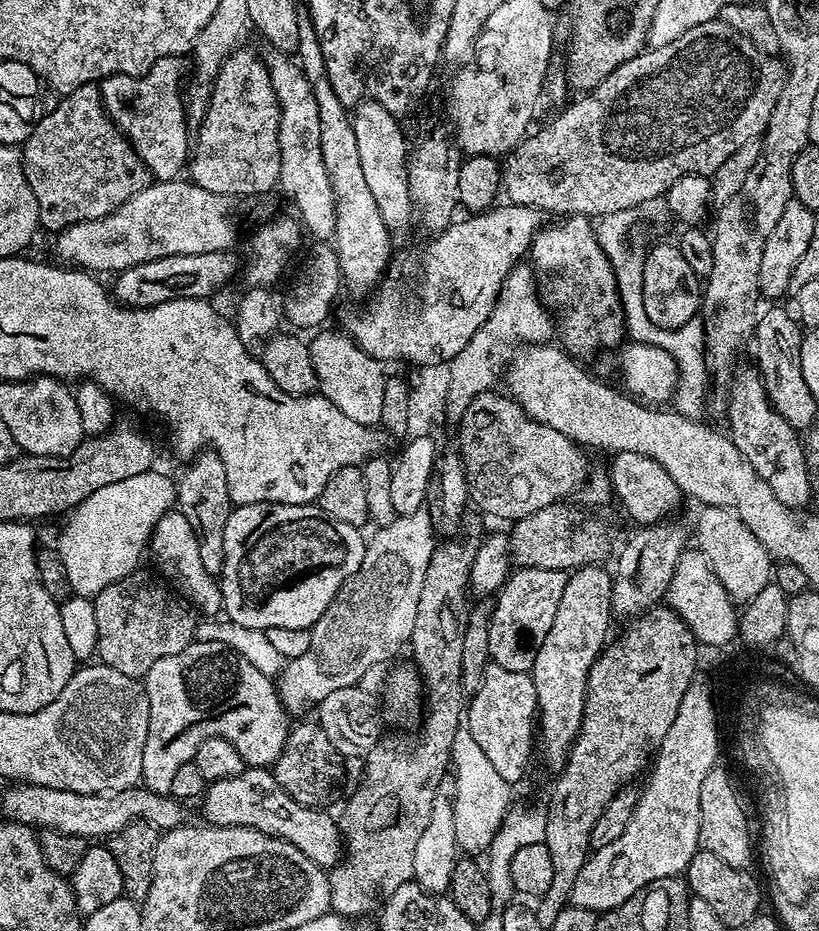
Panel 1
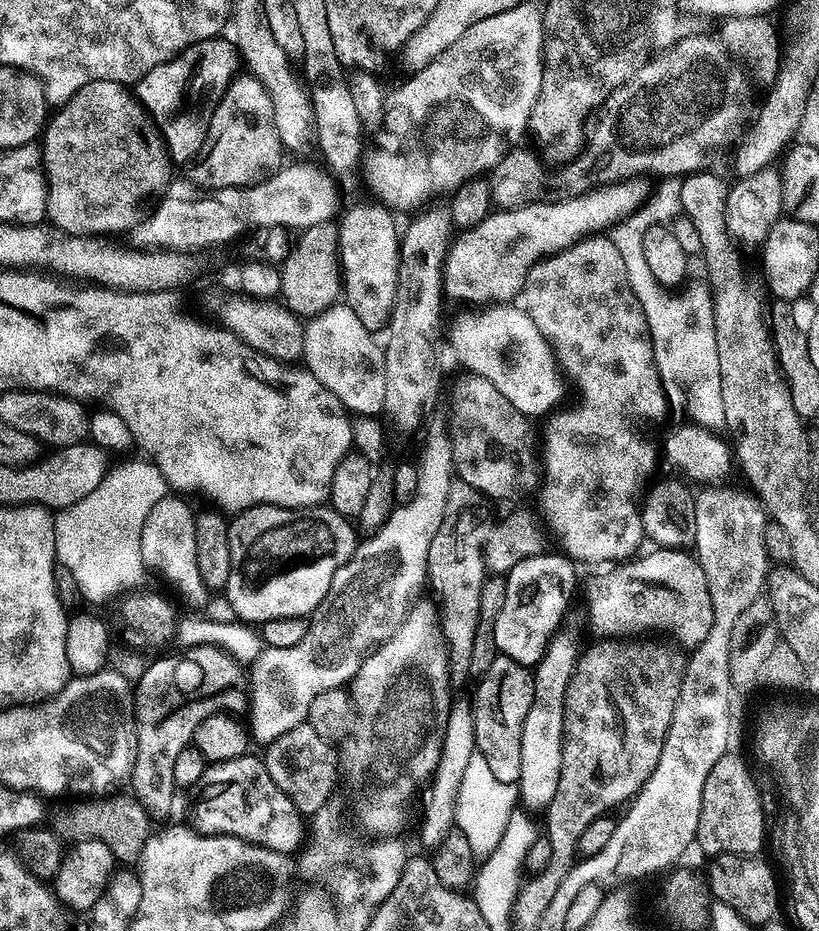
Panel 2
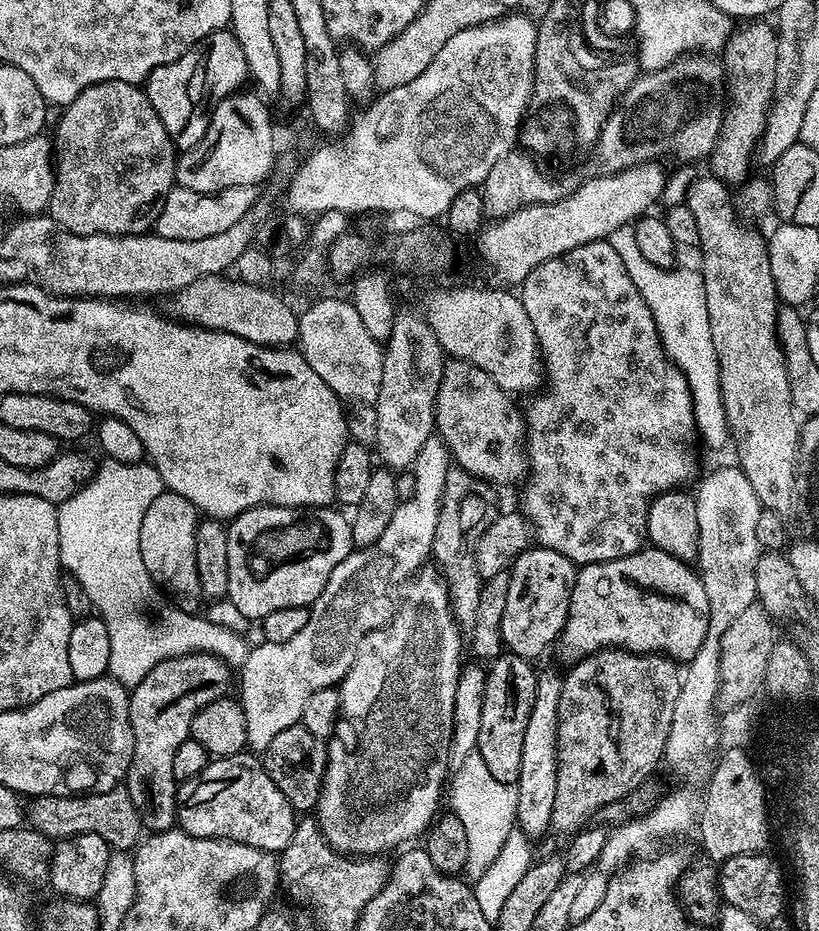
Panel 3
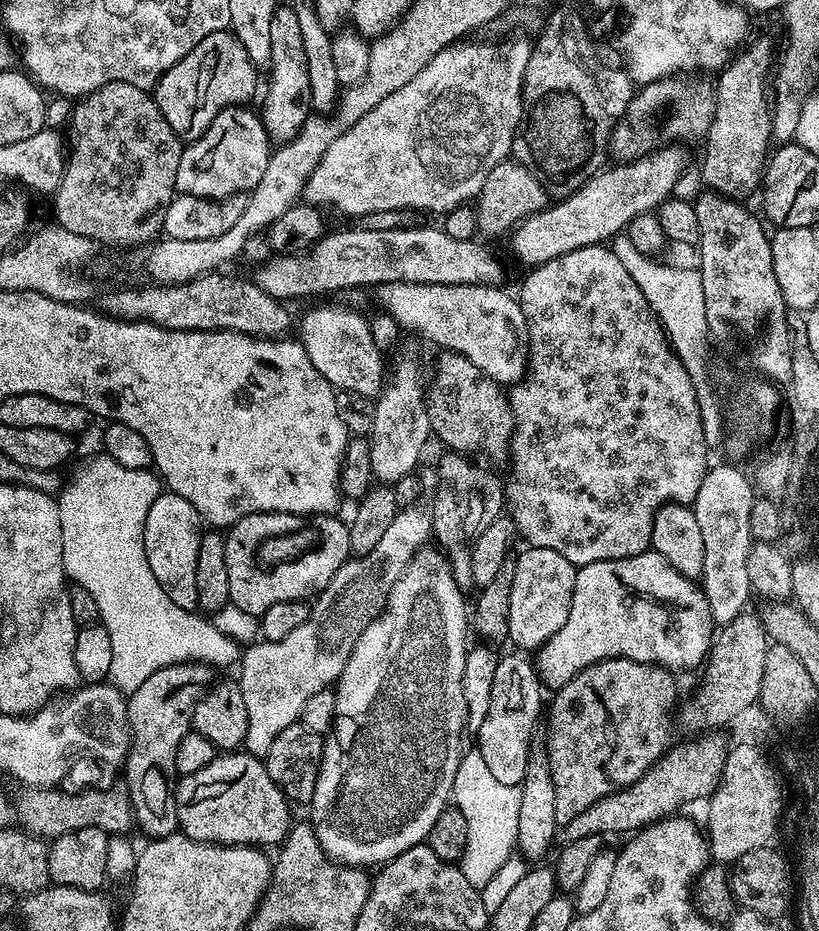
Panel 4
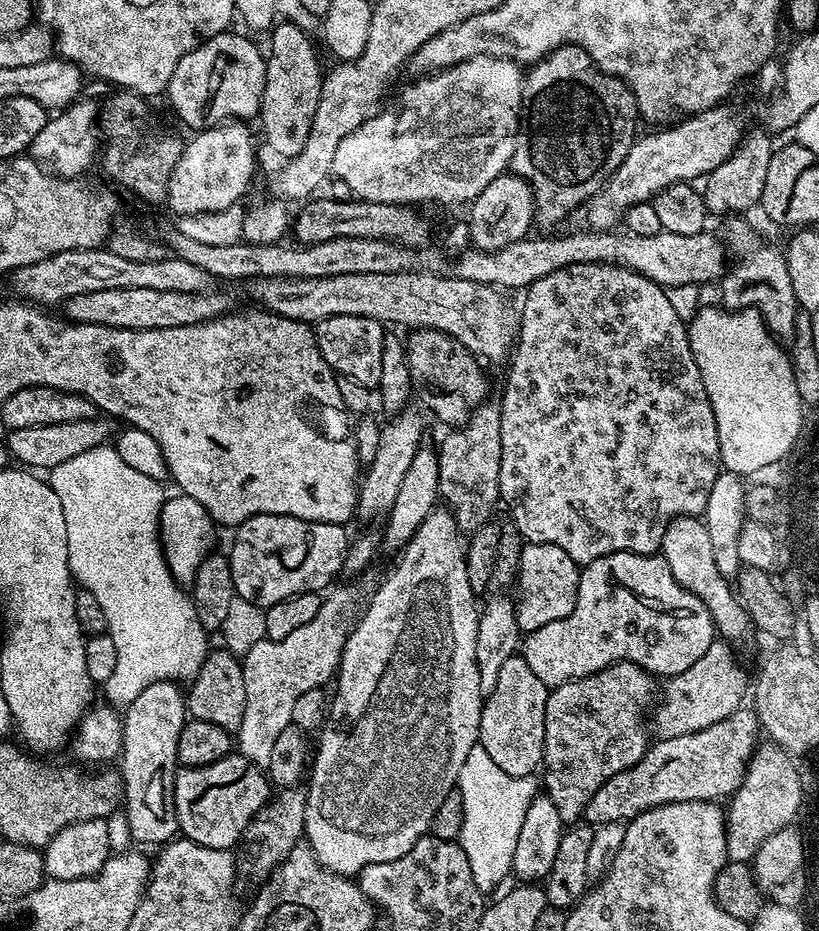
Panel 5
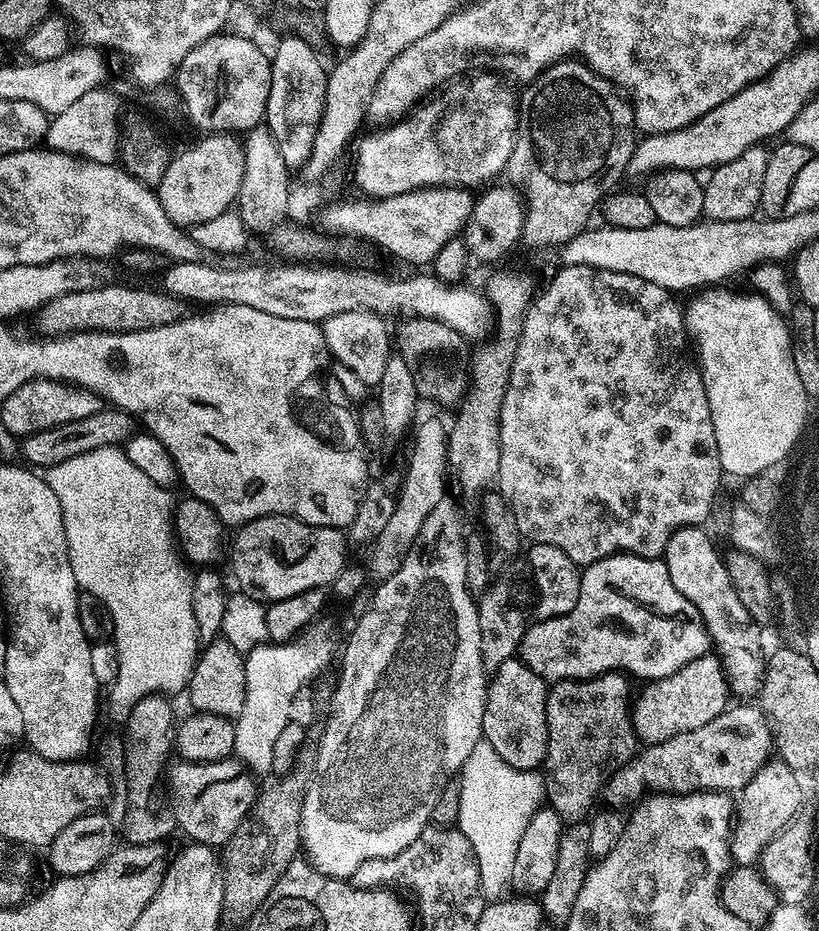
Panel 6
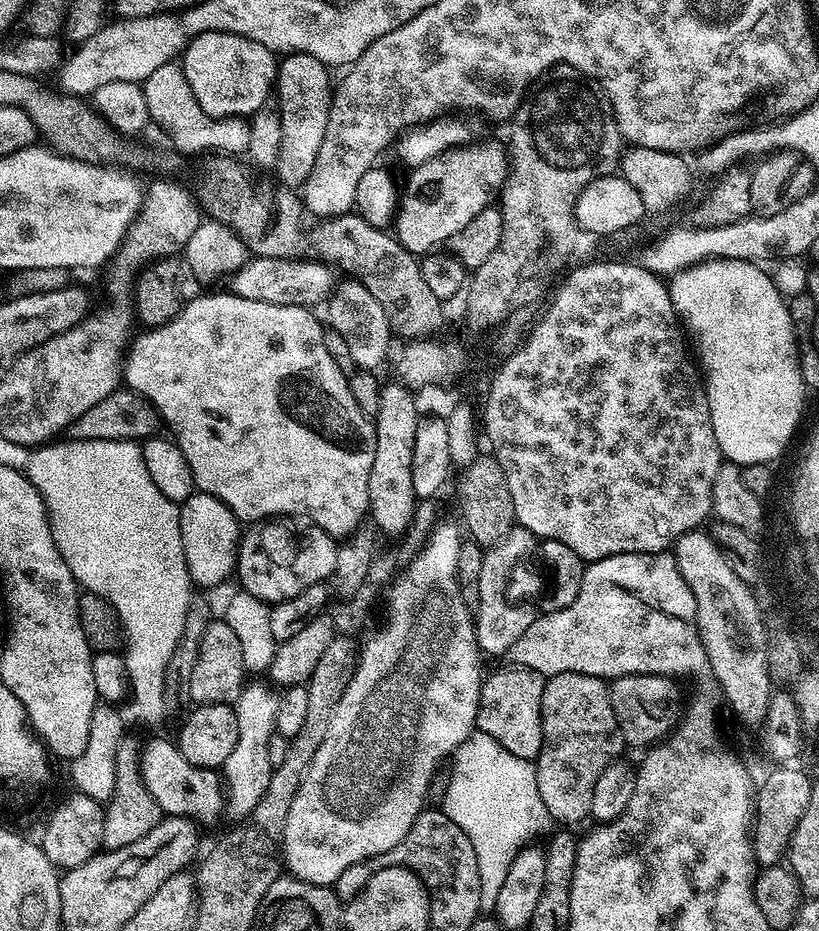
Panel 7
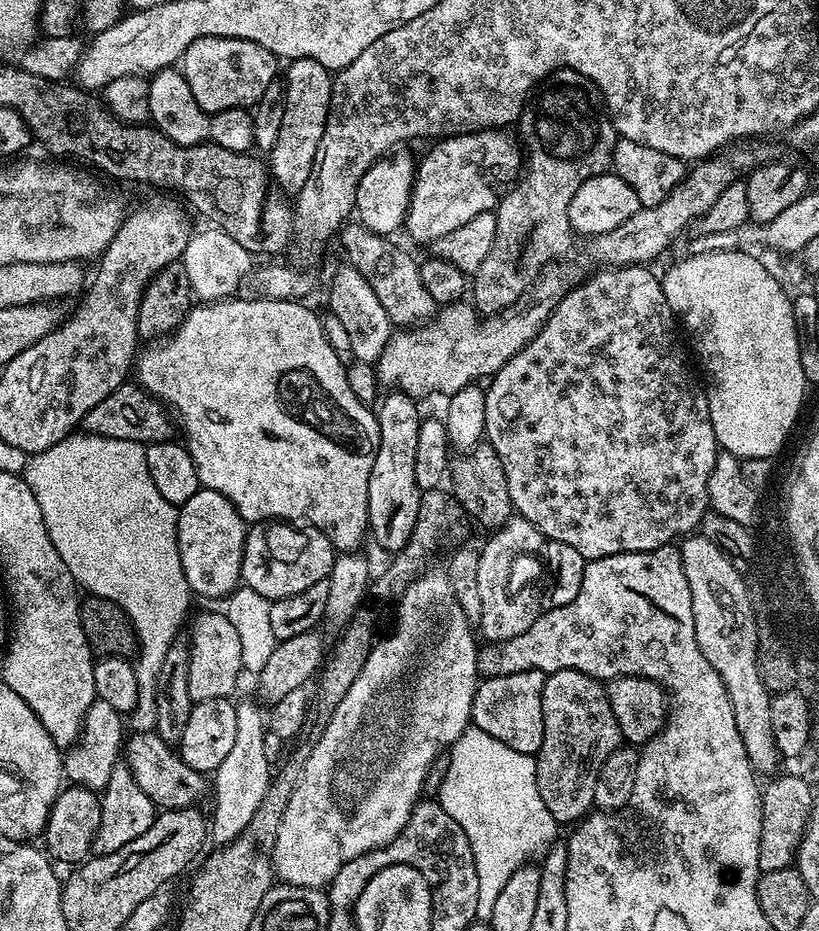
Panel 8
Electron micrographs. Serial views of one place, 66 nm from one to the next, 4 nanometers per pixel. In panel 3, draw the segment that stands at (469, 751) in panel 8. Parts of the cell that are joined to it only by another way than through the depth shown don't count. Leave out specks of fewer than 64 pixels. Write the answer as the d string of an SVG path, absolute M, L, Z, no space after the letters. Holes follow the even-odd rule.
M473 751L469 754L469 756L461 763L454 772L454 775L450 780L450 792L452 788L452 806L450 806L451 811L456 813L458 818L462 820L463 829L466 830L467 837L467 845L469 846L469 858L467 865L467 875L472 875L472 878L479 878L482 876L487 867L490 866L492 862L494 862L495 858L498 856L499 851L502 850L503 843L506 842L506 838L512 830L514 829L514 825L516 824L516 789L511 784L507 784L506 782L498 782L498 778L494 778L494 774L490 774L490 770L486 770L486 762L482 762L482 758L480 757L479 752Z

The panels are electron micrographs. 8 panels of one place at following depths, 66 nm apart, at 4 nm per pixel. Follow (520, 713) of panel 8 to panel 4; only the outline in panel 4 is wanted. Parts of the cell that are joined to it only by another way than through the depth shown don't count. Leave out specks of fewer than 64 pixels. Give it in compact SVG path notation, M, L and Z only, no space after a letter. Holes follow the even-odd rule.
M516 654L520 656L505 656L501 655L497 662L497 669L494 675L493 686L490 691L490 706L486 713L486 718L483 719L482 724L479 729L474 732L474 738L476 738L475 747L482 754L482 759L486 761L486 766L490 769L490 774L494 774L494 778L498 778L498 782L503 782L505 786L519 786L524 783L524 779L526 778L526 774L528 773L528 766L532 763L534 759L534 753L532 753L532 735L536 732L536 723L541 723L542 720L542 704L540 708L540 688L542 689L542 681L534 667L533 661L531 659L528 660L527 655L524 654Z

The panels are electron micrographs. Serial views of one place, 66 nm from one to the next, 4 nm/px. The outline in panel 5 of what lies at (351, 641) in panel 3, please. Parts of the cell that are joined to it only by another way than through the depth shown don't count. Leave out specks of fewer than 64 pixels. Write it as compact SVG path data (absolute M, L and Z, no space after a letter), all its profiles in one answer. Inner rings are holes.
M366 579L341 583L341 588L333 587L327 593L329 596L321 599L318 614L314 614L306 626L301 626L299 630L294 630L294 634L281 640L266 638L242 658L246 710L234 740L239 755L245 756L248 763L261 770L267 769L278 734L292 724L294 702L298 702L306 690L327 685L327 680L329 683L337 675L346 642L367 610L368 601L372 599L374 584Z

